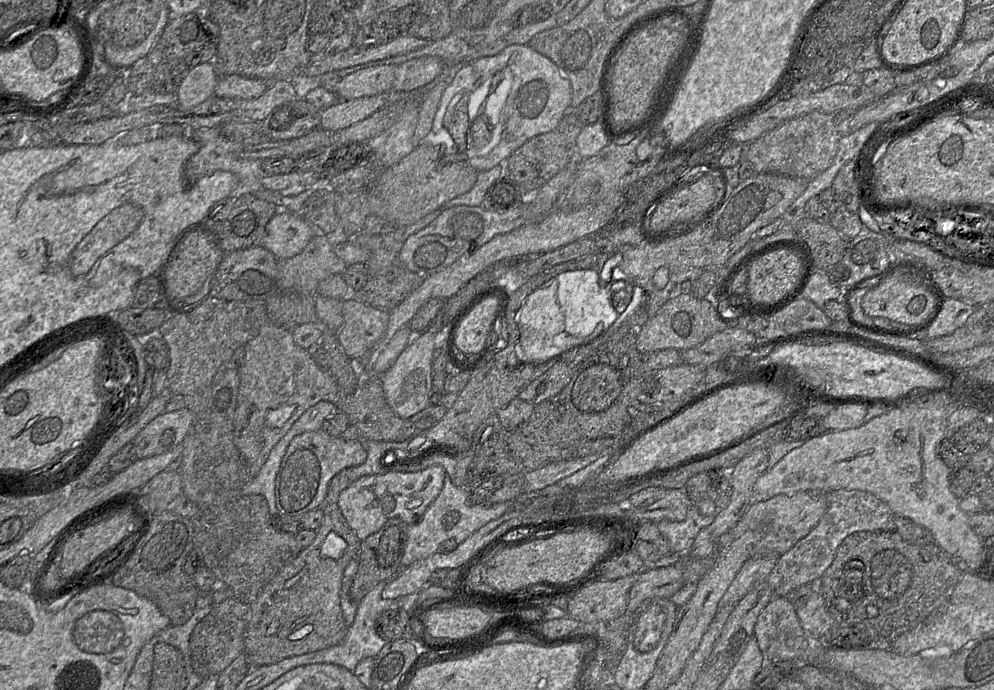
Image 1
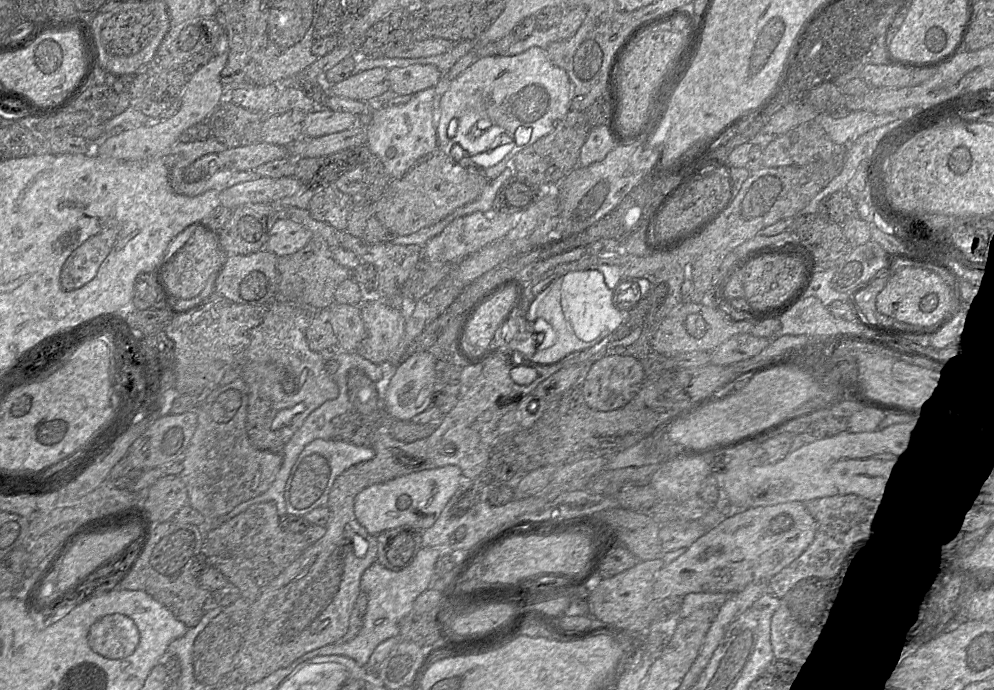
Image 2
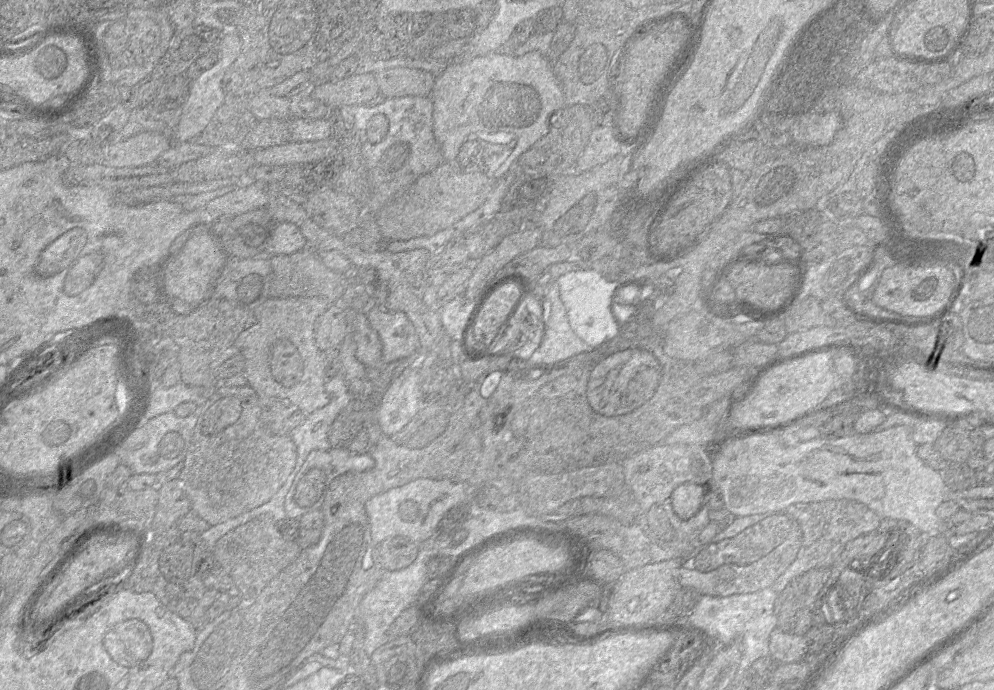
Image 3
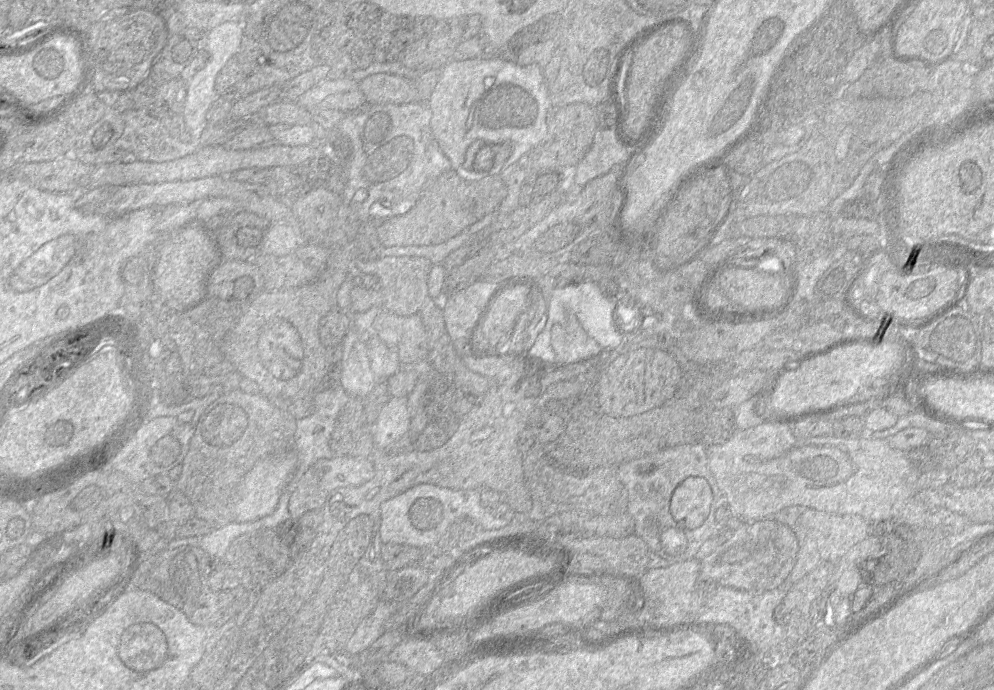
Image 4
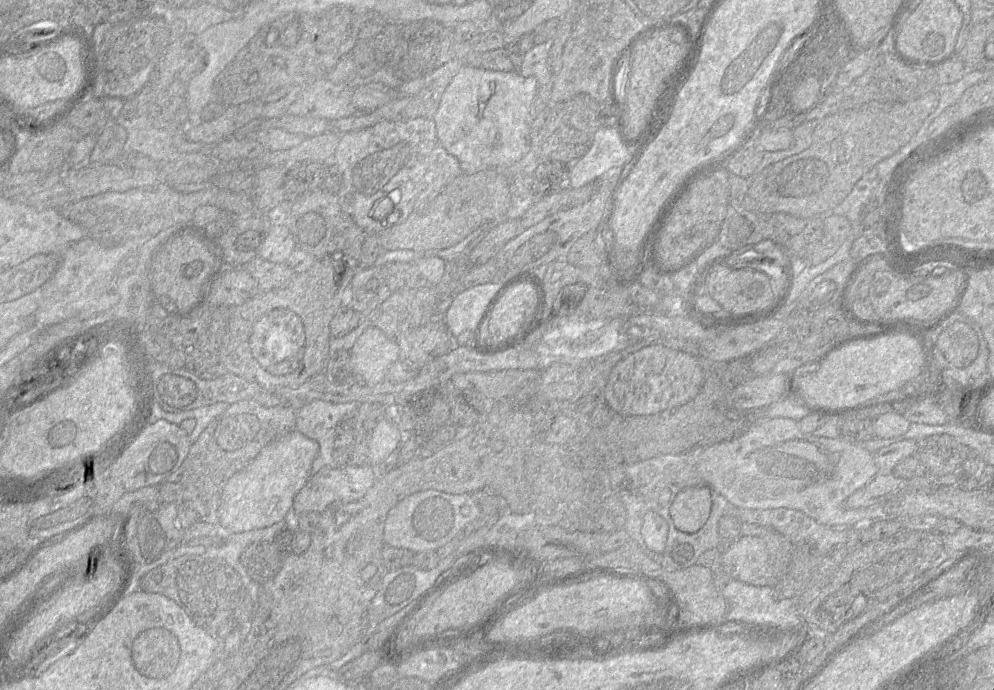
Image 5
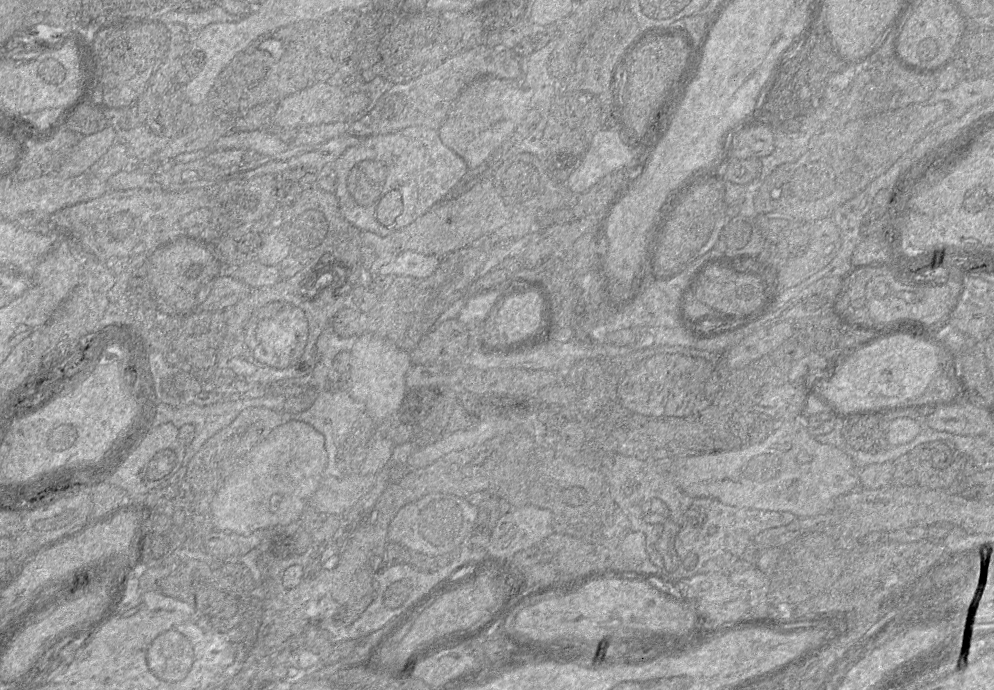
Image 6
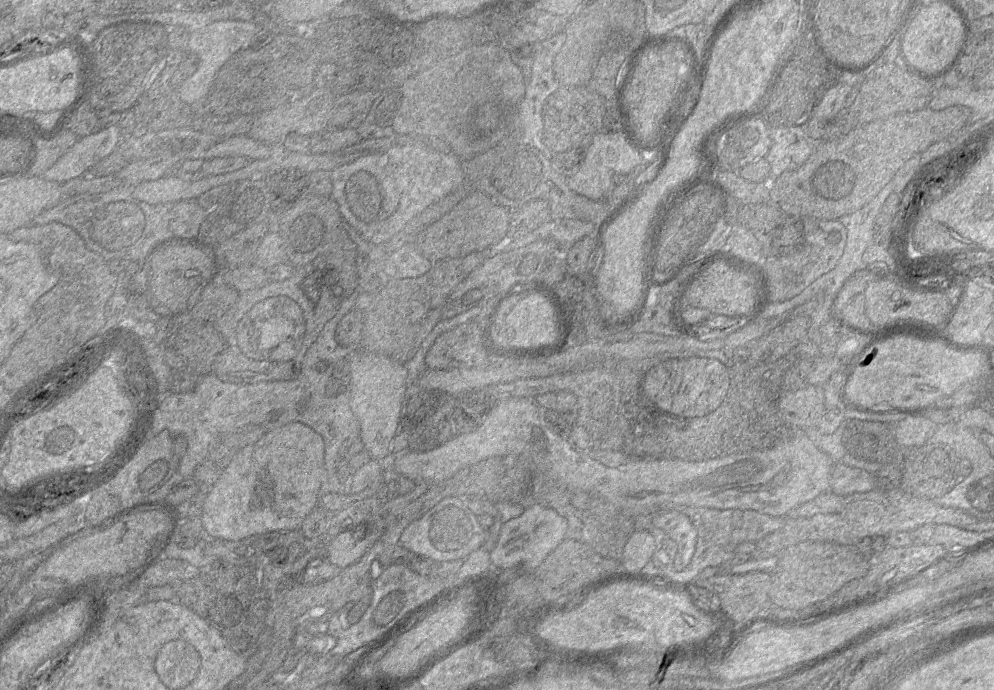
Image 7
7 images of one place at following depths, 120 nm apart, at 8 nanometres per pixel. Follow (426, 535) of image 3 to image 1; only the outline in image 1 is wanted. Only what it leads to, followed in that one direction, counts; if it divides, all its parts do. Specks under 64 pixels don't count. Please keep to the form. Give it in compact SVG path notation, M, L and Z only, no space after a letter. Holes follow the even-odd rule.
M432 465L416 472L389 471L362 476L340 493L337 504L348 526L363 541L391 518L398 518L408 525L419 522L441 492L445 474L442 466Z

